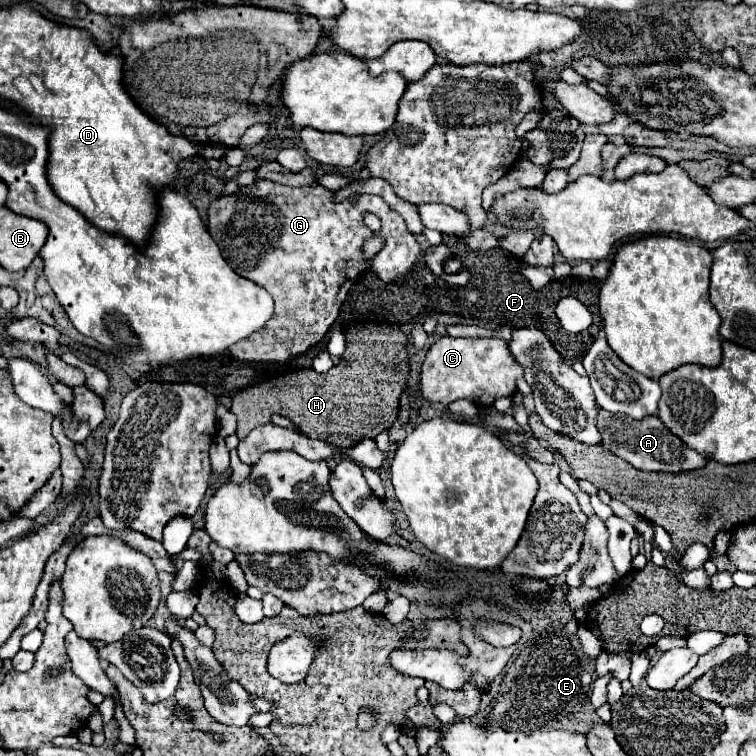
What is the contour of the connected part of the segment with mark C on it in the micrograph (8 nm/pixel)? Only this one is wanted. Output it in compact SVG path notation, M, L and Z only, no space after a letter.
M441 336L429 350L421 368L421 392L425 400L451 404L459 398L467 398L477 406L491 406L501 396L513 396L517 392L517 378L523 376L521 364L517 364L505 340L501 338L451 338Z

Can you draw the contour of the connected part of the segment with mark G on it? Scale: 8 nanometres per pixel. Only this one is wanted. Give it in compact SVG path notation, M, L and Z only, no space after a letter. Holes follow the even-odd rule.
M257 180L251 186L239 188L231 196L221 196L211 202L209 216L207 216L207 230L221 248L223 258L231 264L231 268L241 274L243 278L259 284L265 288L275 300L275 314L263 326L263 330L251 334L251 338L231 346L229 356L239 362L285 362L303 354L313 344L321 342L329 332L331 324L337 320L343 300L351 284L357 280L361 272L375 272L383 282L393 282L397 276L407 274L413 268L415 260L421 256L421 246L417 244L415 236L407 230L405 220L391 210L381 196L371 194L355 194L357 202L333 202L331 192L323 186L301 186L291 188L269 180ZM363 214L375 214L381 220L379 232L373 232L365 226ZM369 236L383 236L385 248L371 260L363 260L363 242ZM243 346L267 346L267 350L243 350Z

